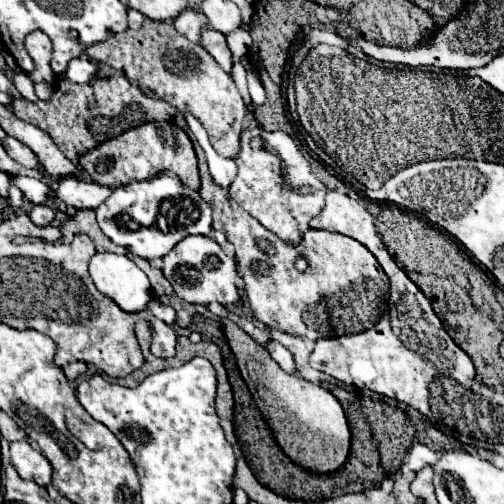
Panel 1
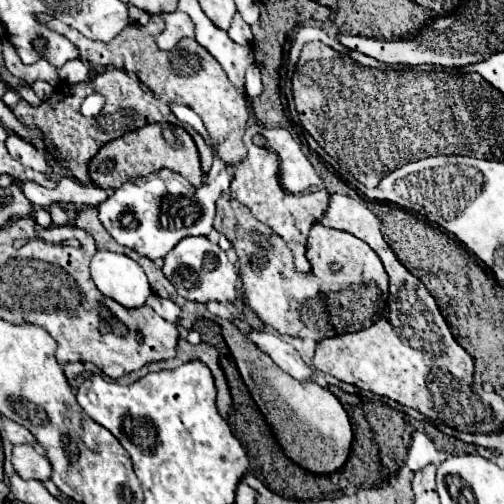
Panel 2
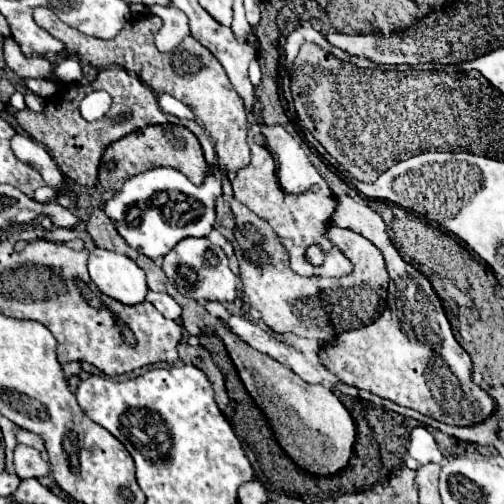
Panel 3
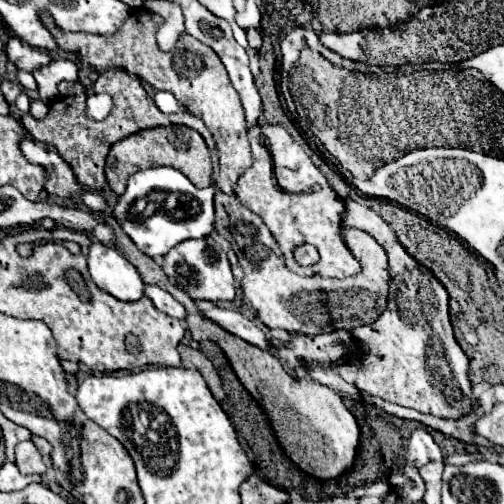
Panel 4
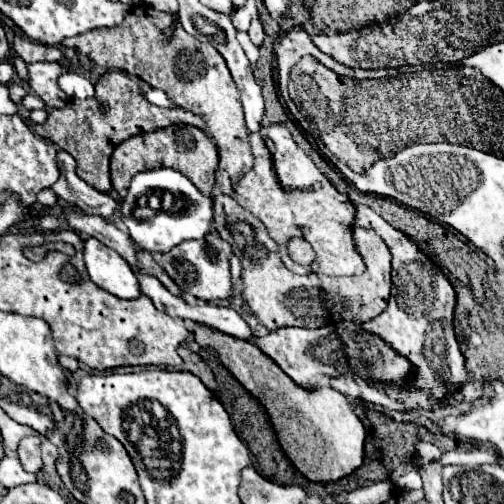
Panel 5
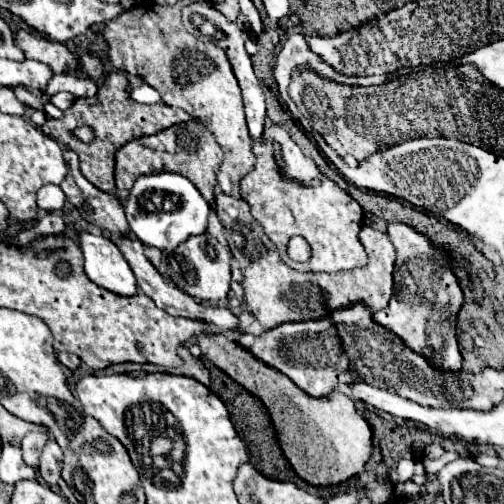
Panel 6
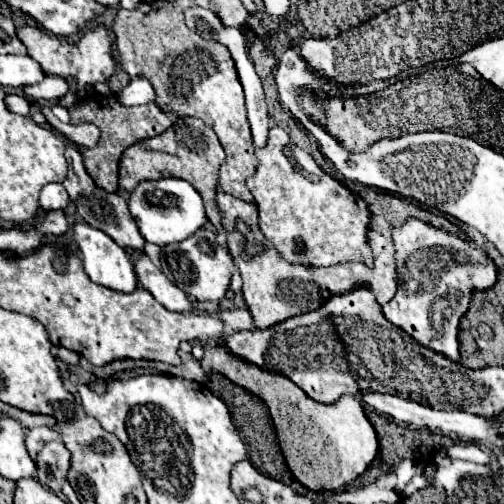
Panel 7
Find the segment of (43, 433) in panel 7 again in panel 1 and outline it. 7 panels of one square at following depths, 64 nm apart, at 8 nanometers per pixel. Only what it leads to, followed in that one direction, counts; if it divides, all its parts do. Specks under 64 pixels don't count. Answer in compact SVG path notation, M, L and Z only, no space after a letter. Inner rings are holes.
M26 440L10 442L10 460L12 466L18 470L20 478L34 480L38 486L46 488L52 480L52 466L42 452L32 448Z

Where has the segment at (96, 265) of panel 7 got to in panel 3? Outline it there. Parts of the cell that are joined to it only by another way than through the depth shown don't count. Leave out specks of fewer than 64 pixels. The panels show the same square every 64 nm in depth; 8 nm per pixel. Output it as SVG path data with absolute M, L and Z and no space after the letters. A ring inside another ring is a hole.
M96 248L90 254L88 270L102 294L128 306L144 302L148 292L146 274L128 256Z

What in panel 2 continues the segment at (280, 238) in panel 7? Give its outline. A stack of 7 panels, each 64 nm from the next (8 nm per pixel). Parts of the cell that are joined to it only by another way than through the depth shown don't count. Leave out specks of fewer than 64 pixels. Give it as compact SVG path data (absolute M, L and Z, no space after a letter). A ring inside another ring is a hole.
M248 128L248 132L244 134L244 144L248 148L248 154L244 160L240 160L240 164L236 164L236 176L232 180L232 198L242 202L252 214L254 218L258 218L262 224L270 226L292 250L294 254L294 266L296 270L303 274L311 272L310 266L306 266L306 236L310 232L310 226L322 218L322 214L328 208L328 192L326 188L320 188L316 192L302 192L292 196L290 192L284 192L284 188L280 188L280 176L278 176L278 164L280 160L276 160L276 154L260 148L252 142L252 136L256 136L252 132L252 128Z

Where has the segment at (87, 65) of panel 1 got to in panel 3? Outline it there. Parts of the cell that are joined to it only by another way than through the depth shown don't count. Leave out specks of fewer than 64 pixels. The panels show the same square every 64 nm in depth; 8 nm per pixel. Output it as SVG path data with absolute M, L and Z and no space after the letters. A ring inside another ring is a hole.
M66 58L64 62L60 62L60 64L54 68L54 74L56 74L56 78L58 78L60 82L64 82L64 84L76 84L76 82L80 82L82 76L84 76L80 62L74 60L74 58Z

